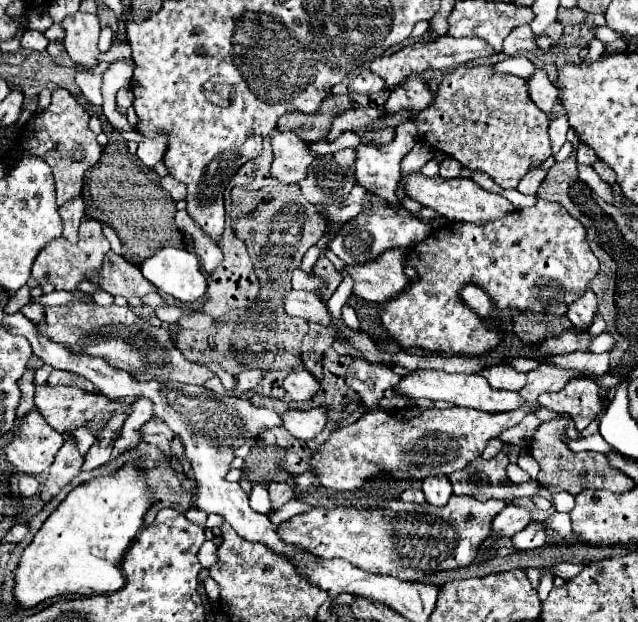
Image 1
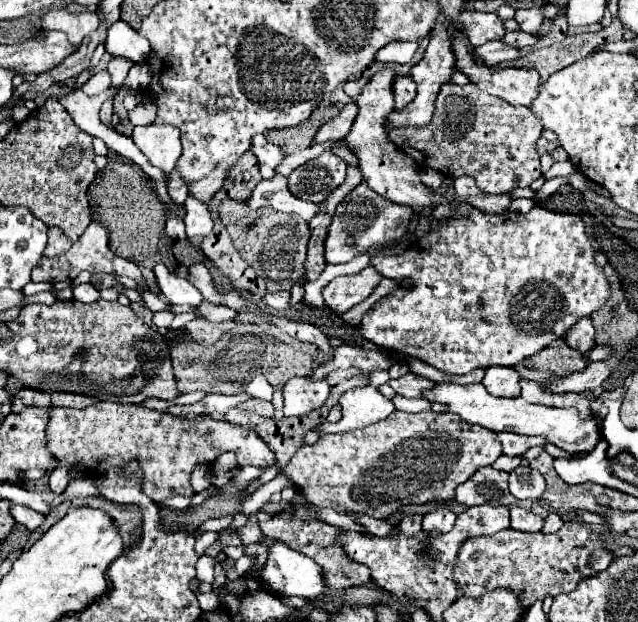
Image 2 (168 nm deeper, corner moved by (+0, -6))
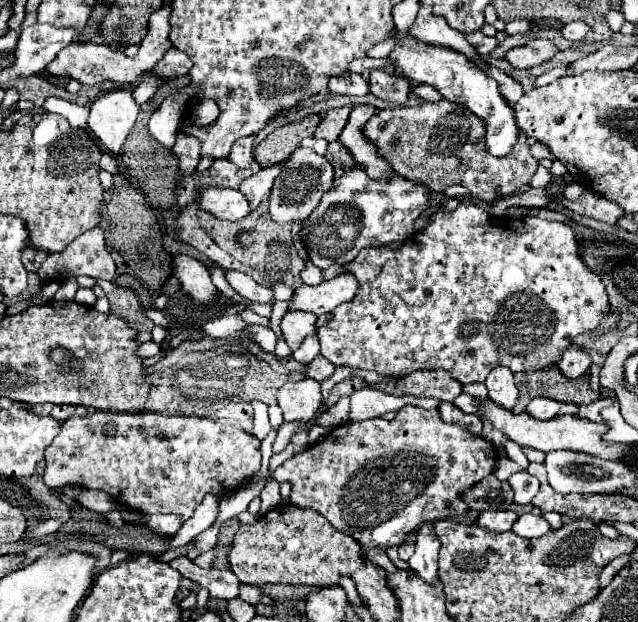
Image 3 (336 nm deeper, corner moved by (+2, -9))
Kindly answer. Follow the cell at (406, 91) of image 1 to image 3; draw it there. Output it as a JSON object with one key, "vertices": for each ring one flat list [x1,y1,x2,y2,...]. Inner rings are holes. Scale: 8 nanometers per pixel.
{"vertices":[[371,71,369,85,375,97,395,105,403,105,411,93,409,79,403,79,401,75,391,75,385,71]]}

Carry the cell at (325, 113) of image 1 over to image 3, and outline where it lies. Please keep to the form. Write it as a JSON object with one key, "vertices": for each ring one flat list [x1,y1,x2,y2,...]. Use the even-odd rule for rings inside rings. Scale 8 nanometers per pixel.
{"vertices":[[307,115,297,123,283,125,269,133,257,147,255,147,255,159,261,167,277,165,289,159,289,155,301,145,305,137,313,137,315,127,319,125,321,115]]}

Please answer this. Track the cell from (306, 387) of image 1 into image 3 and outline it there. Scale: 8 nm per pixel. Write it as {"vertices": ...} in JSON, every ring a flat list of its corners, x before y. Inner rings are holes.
{"vertices":[[315,379,287,381,277,391,277,403,283,409,285,421,309,421,323,403,321,383]]}

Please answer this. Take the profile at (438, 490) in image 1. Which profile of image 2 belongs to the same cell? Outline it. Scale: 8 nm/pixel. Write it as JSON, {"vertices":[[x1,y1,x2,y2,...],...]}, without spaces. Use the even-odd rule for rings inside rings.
{"vertices":[[437,508,437,510,423,516,421,526,423,526,423,532,427,532,431,536,439,536,439,534,445,534,445,532,449,532,453,528,455,518,457,516,451,510]]}

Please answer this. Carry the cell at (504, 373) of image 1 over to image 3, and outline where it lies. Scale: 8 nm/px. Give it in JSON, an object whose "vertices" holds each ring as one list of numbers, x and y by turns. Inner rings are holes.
{"vertices":[[495,367,495,371,491,371,485,379,487,391,489,391,489,399,495,401,497,405,511,409,517,403,519,391,515,387,515,379,513,373,507,367]]}

